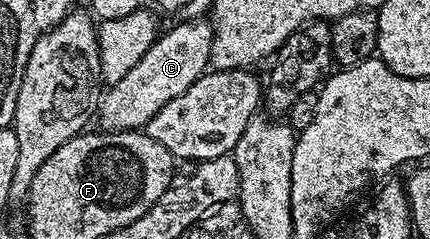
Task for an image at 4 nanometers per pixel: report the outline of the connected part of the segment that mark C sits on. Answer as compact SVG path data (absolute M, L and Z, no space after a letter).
M192 17L161 34L155 45L126 73L103 92L98 108L99 126L106 131L134 131L147 128L148 122L174 97L186 93L194 81L209 70L212 57L212 25L207 18Z

